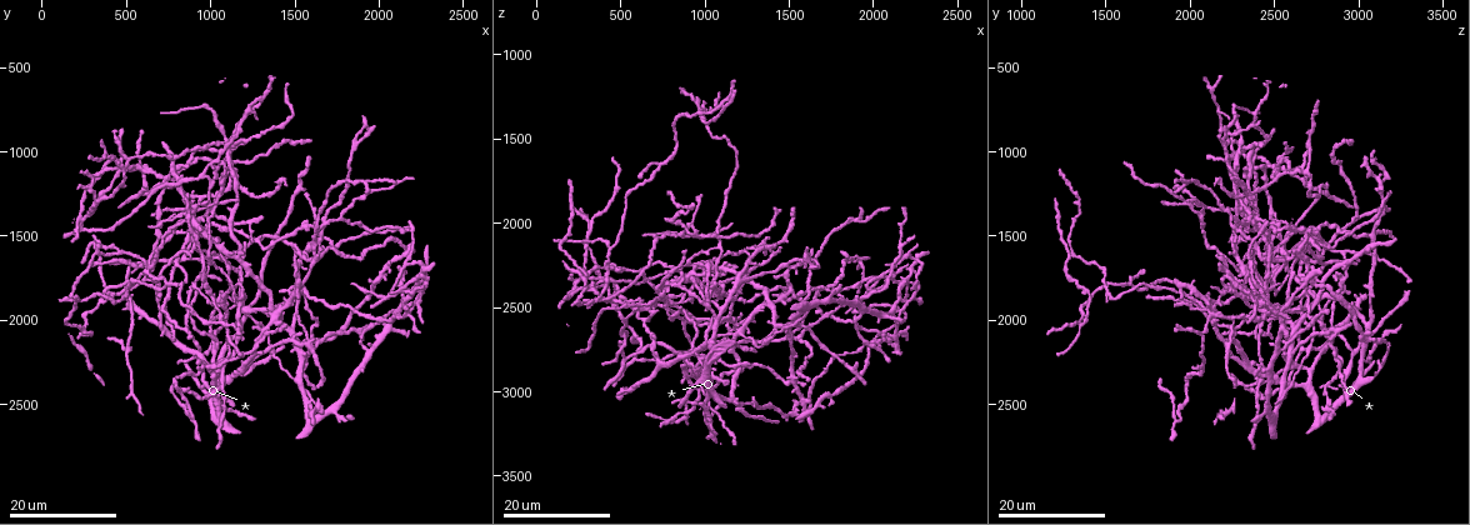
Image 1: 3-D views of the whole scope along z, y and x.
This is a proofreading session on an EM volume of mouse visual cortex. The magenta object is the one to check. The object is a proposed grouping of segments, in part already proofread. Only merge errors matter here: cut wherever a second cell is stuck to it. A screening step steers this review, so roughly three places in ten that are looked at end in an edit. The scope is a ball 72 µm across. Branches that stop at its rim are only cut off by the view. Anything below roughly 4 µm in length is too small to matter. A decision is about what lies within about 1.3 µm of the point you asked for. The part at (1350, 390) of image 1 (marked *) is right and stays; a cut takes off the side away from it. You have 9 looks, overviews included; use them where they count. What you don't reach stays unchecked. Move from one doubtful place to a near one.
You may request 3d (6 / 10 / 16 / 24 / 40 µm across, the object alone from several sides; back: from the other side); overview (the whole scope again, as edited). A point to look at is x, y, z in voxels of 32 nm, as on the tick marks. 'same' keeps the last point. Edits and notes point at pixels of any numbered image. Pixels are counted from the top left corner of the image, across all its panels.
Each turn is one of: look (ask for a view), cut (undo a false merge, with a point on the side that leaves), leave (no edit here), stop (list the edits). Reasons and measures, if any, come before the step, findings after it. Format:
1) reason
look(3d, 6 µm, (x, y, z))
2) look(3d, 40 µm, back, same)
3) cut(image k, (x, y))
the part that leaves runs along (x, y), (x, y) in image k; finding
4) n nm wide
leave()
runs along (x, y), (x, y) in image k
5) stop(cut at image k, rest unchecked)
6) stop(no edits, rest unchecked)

four arms meet
look(3d, 24 µm, (720, 2060, 2840))

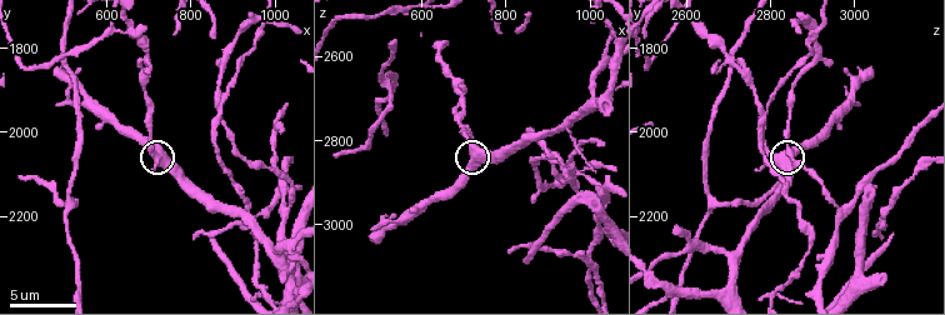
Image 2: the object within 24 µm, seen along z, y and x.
look(3d, 6 µm, (720, 2055, 2820))

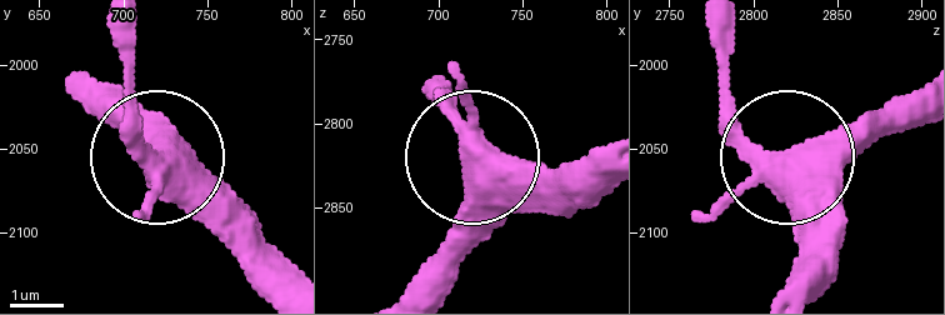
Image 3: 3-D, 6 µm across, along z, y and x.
look(3d, 6 µm, back, (720, 2056, 2824))

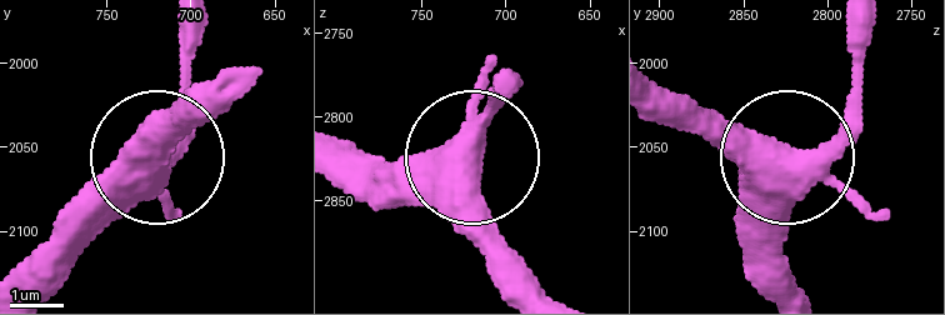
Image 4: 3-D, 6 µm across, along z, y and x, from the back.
4 arms
leave()
runs along (801, 288), (784, 248), (784, 158), (716, 149), (680, 118) in image 4; one cell here

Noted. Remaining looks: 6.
three-way junction
look(3d, 10 µm, (515, 2170, 2665))

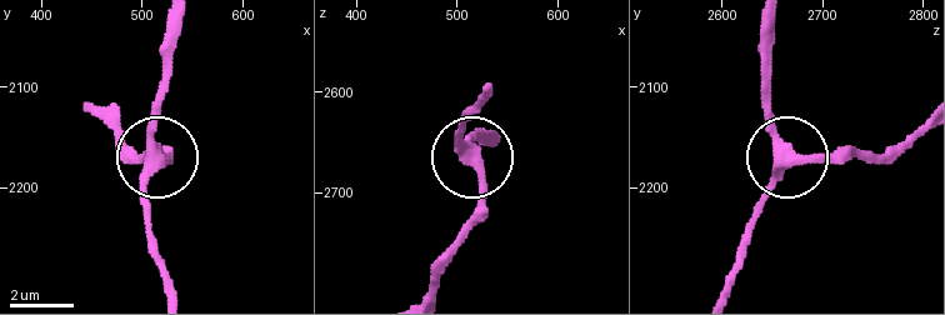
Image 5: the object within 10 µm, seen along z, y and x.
350 nm wide
leave()
runs along (771, 24), (771, 129), (780, 145), (796, 153), (866, 153) in image 5; all the same cell

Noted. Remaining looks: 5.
three arms meet
look(3d, 24 µm, (620, 1760, 2500))

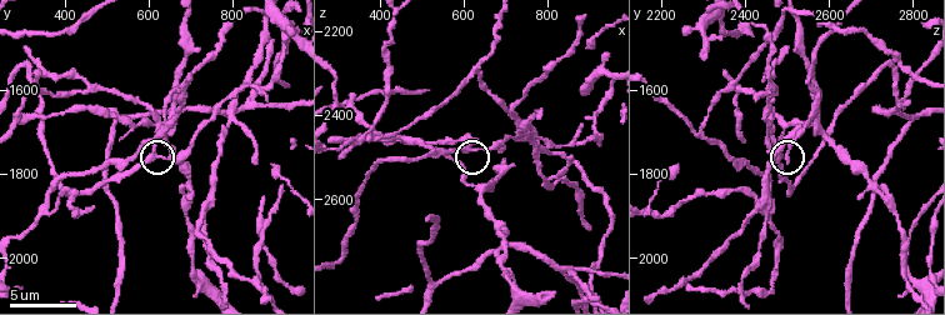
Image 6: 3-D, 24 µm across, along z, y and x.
look(3d, 6 µm, (620, 1750, 2485))

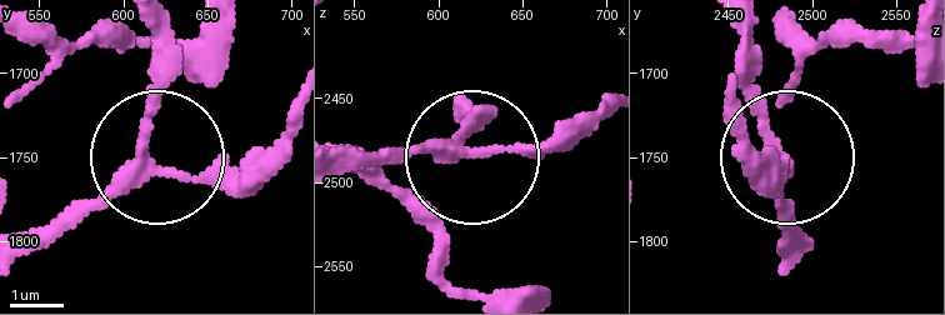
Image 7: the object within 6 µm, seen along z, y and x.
230 nm wide
leave()
runs along (146, 23), (150, 144), (48, 246) in image 7; one cell here

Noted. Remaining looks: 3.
three-way junction
look(3d, 16 µm, (1080, 2040, 1320))

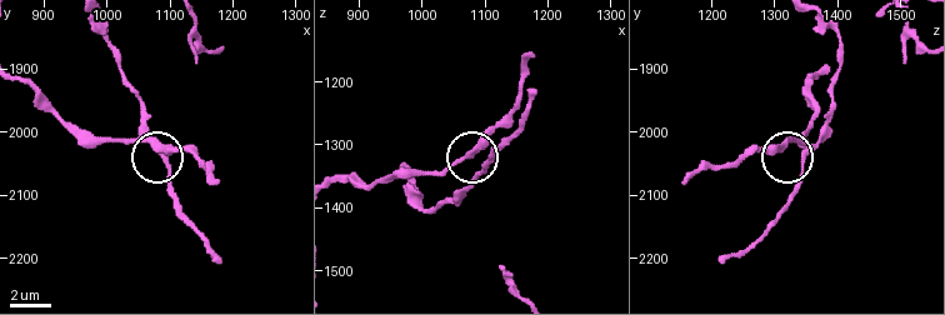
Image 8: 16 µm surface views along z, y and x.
look(3d, 10 µm, (1075, 2020, 1310))

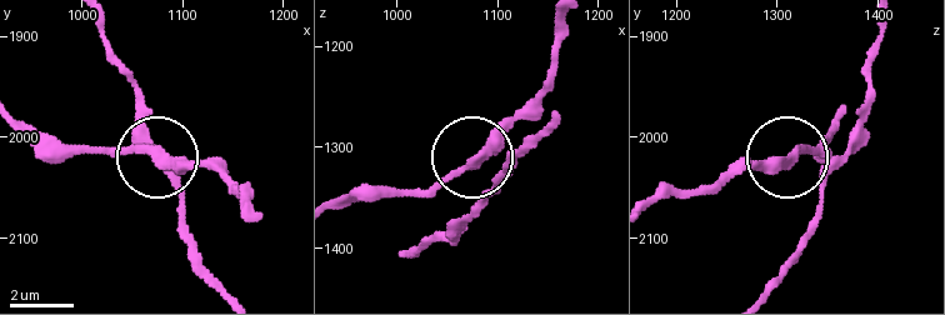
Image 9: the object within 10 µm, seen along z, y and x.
side arm 7 µm
leave()
runs along (839, 110), (824, 151), (729, 164) in image 9; continuous, no second cell

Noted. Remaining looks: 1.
stop(no edits, rest unchecked)

